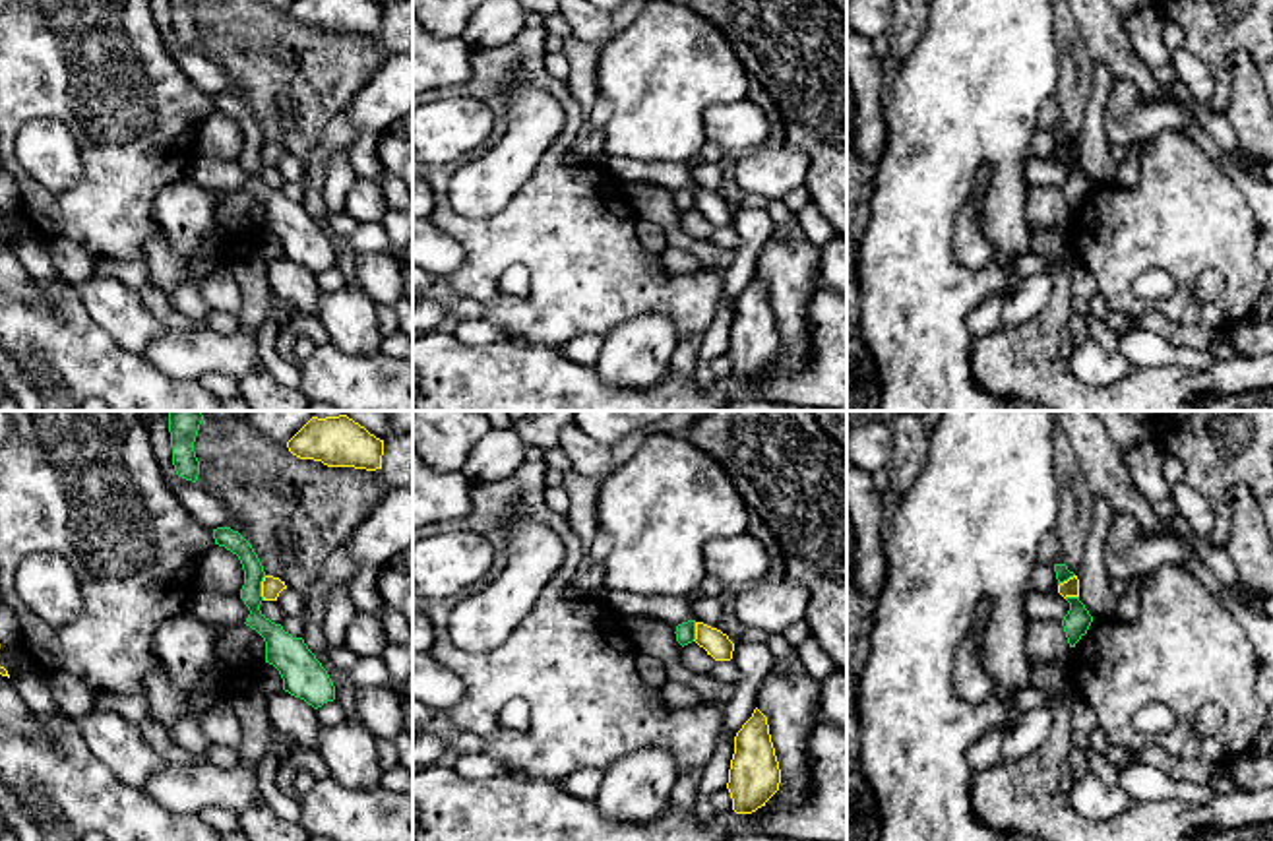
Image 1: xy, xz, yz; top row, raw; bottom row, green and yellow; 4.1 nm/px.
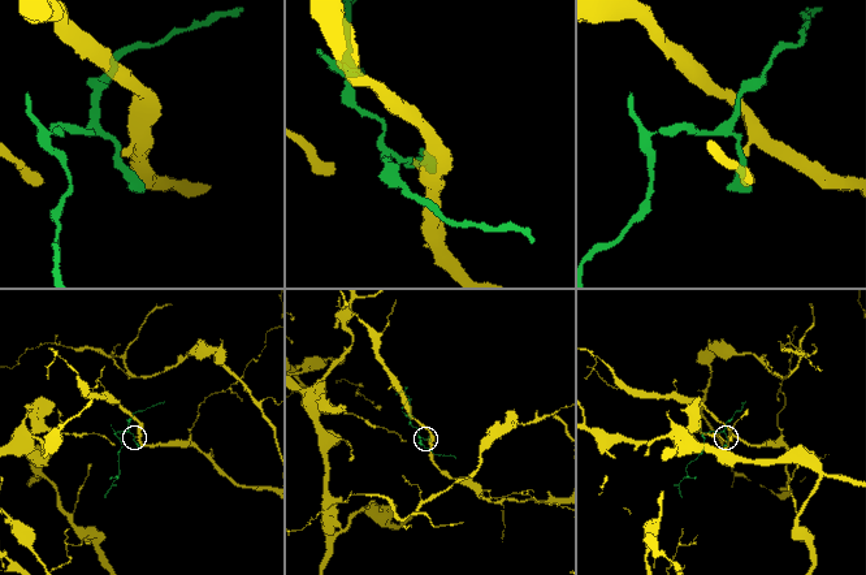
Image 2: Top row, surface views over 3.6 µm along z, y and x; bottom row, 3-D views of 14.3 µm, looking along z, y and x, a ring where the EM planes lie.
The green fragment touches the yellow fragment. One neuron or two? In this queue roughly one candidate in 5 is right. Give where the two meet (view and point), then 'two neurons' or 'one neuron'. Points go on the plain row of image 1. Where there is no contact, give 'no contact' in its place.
xy (260, 154) | two neurons

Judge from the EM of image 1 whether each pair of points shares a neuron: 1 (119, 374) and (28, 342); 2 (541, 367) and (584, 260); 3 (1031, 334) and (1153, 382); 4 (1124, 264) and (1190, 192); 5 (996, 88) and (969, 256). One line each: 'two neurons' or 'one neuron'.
1: one neuron
2: two neurons
3: one neuron
4: one neuron
5: two neurons

